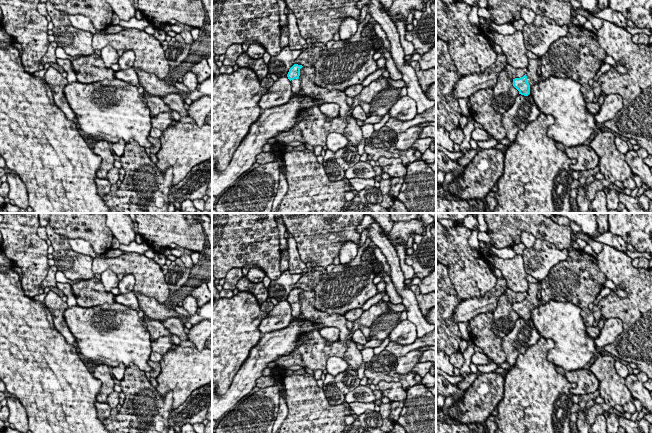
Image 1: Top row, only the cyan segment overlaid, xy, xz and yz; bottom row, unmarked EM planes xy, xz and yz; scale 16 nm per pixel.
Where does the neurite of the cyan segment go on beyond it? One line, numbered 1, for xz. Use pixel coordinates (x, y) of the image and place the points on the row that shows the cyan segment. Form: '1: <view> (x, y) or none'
1: xz (296, 88)

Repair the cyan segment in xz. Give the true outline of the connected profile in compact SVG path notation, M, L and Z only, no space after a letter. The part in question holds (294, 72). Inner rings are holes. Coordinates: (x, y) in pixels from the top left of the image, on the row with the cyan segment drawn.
M294 64L290 69L287 74L288 79L291 81L291 86L292 86L292 93L299 93L301 91L301 86L300 86L300 69L302 68L302 65Z

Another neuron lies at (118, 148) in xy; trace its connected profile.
M121 139L118 142L111 144L111 149L117 156L121 157L124 153L125 146L126 142Z

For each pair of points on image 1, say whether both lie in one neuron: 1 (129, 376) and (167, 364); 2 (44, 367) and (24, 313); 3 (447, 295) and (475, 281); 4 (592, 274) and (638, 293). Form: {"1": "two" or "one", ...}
{"1": "two", "2": "one", "3": "two", "4": "two"}

